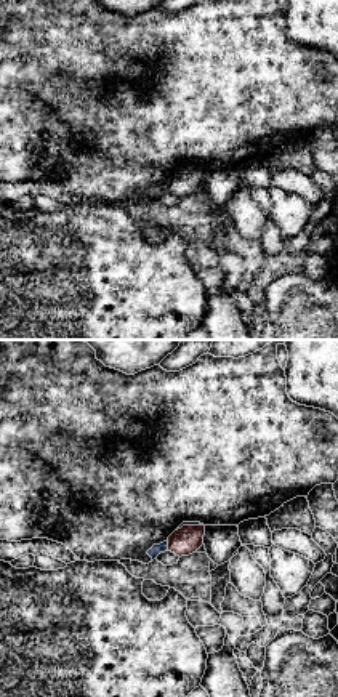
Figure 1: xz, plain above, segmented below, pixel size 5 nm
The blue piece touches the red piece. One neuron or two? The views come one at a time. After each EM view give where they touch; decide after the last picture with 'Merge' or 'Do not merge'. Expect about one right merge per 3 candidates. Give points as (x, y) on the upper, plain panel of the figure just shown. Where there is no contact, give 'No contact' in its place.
Touches blue at (167, 186)

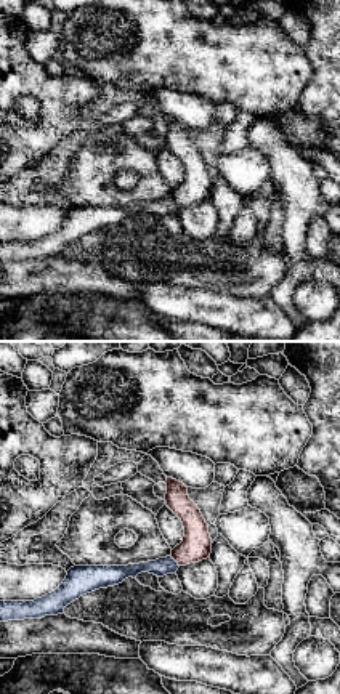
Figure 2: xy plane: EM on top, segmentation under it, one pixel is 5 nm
Touches blue at (175, 202)

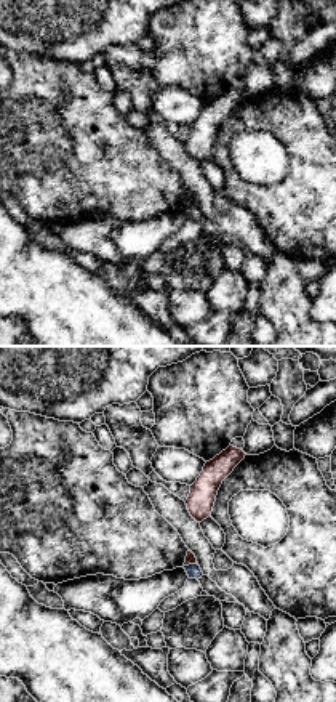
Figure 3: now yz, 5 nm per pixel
Touches blue at (191, 205)

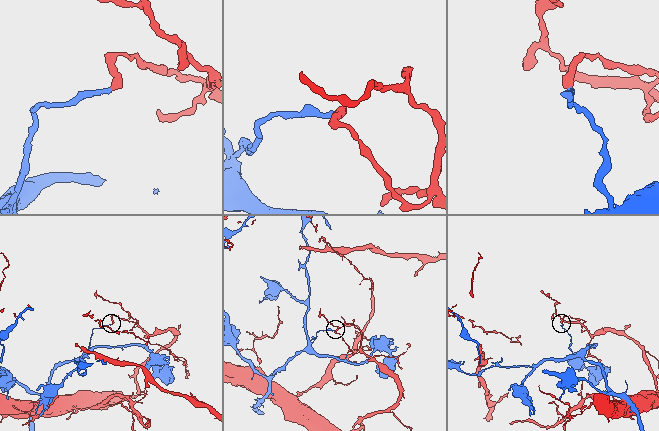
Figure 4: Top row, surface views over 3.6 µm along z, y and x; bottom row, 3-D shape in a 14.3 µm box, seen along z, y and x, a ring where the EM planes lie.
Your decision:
Do not merge

